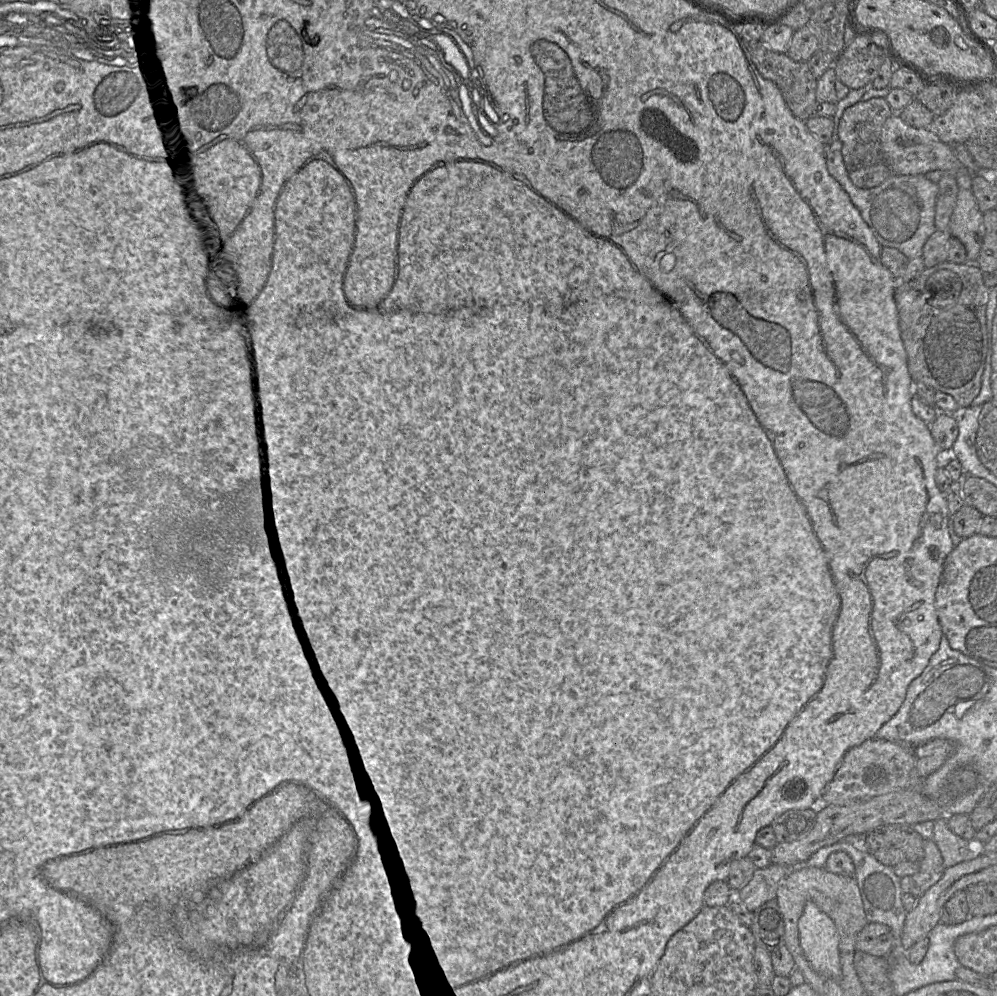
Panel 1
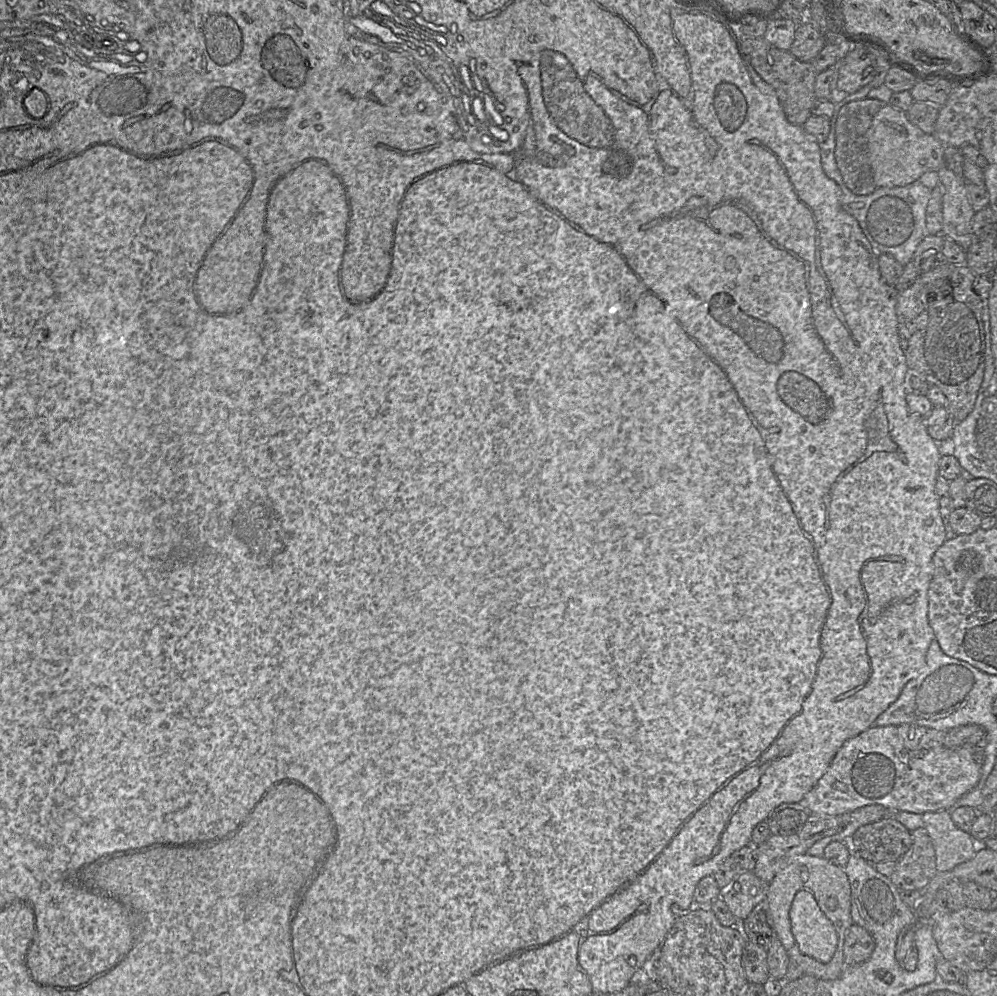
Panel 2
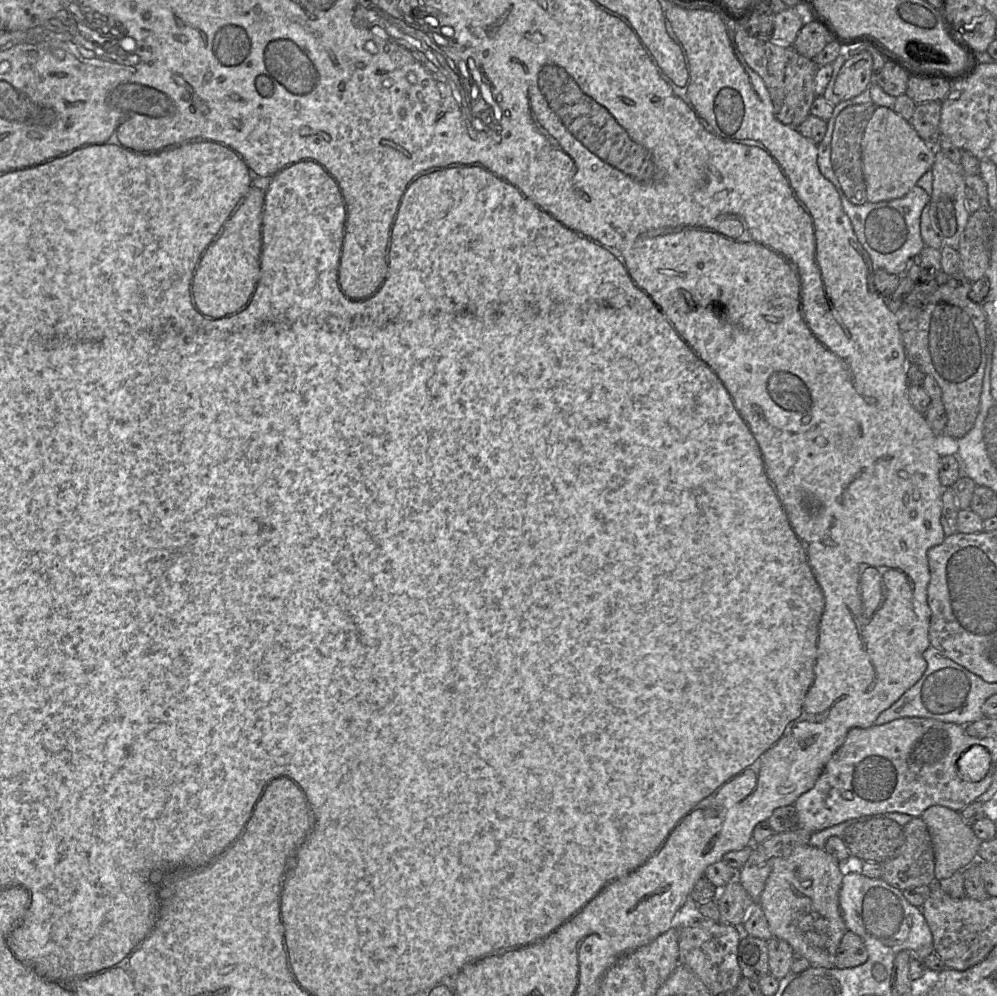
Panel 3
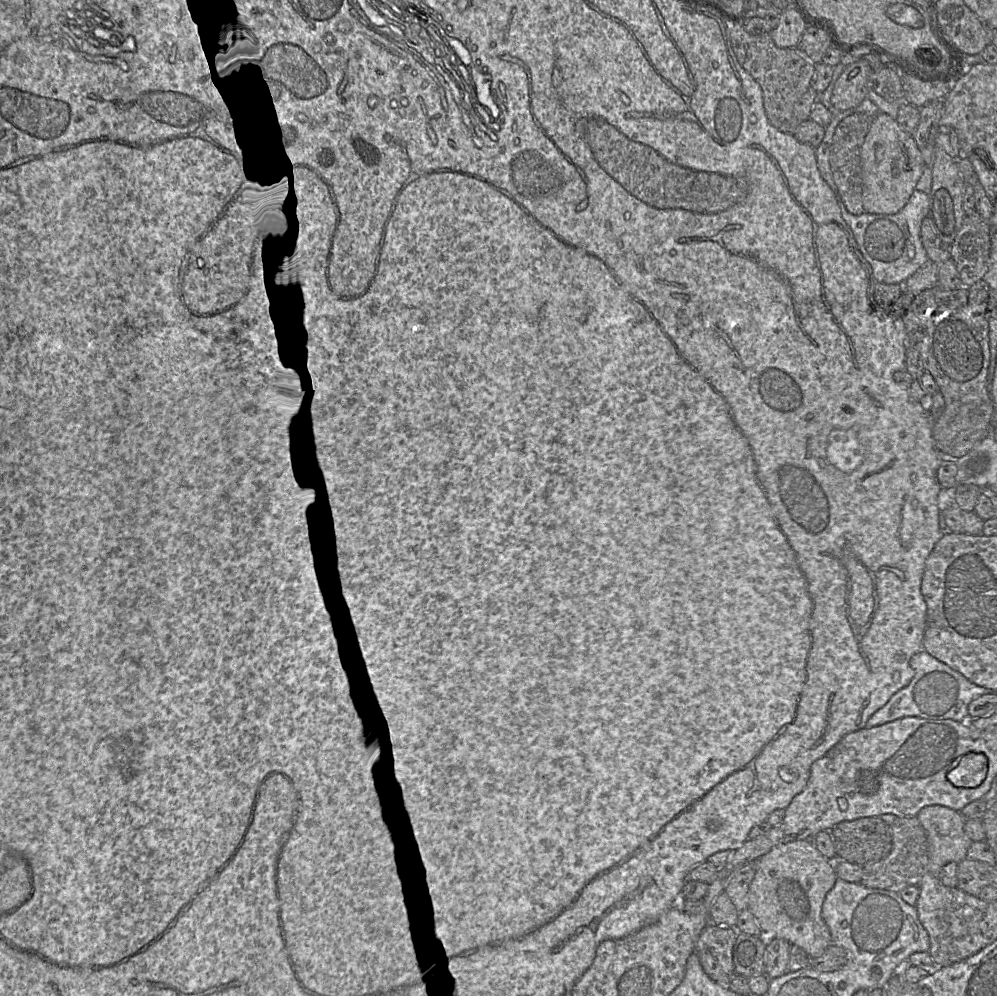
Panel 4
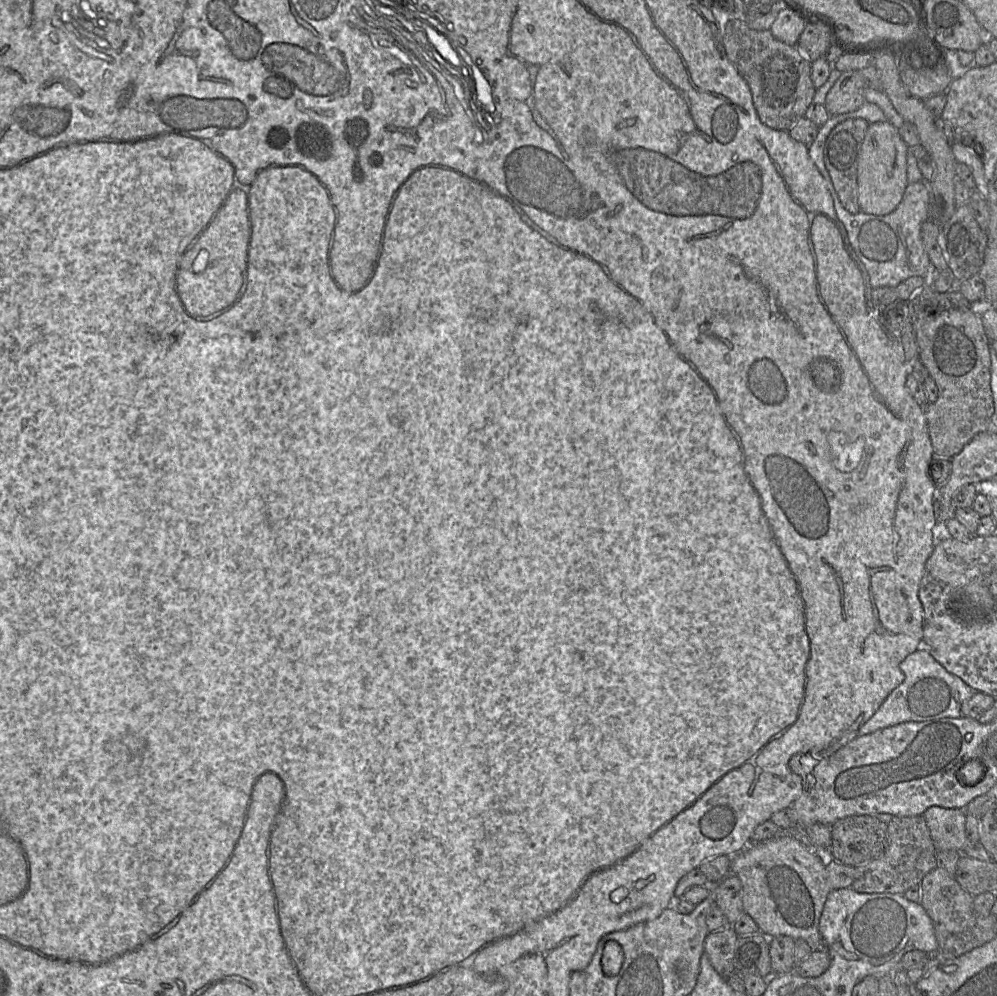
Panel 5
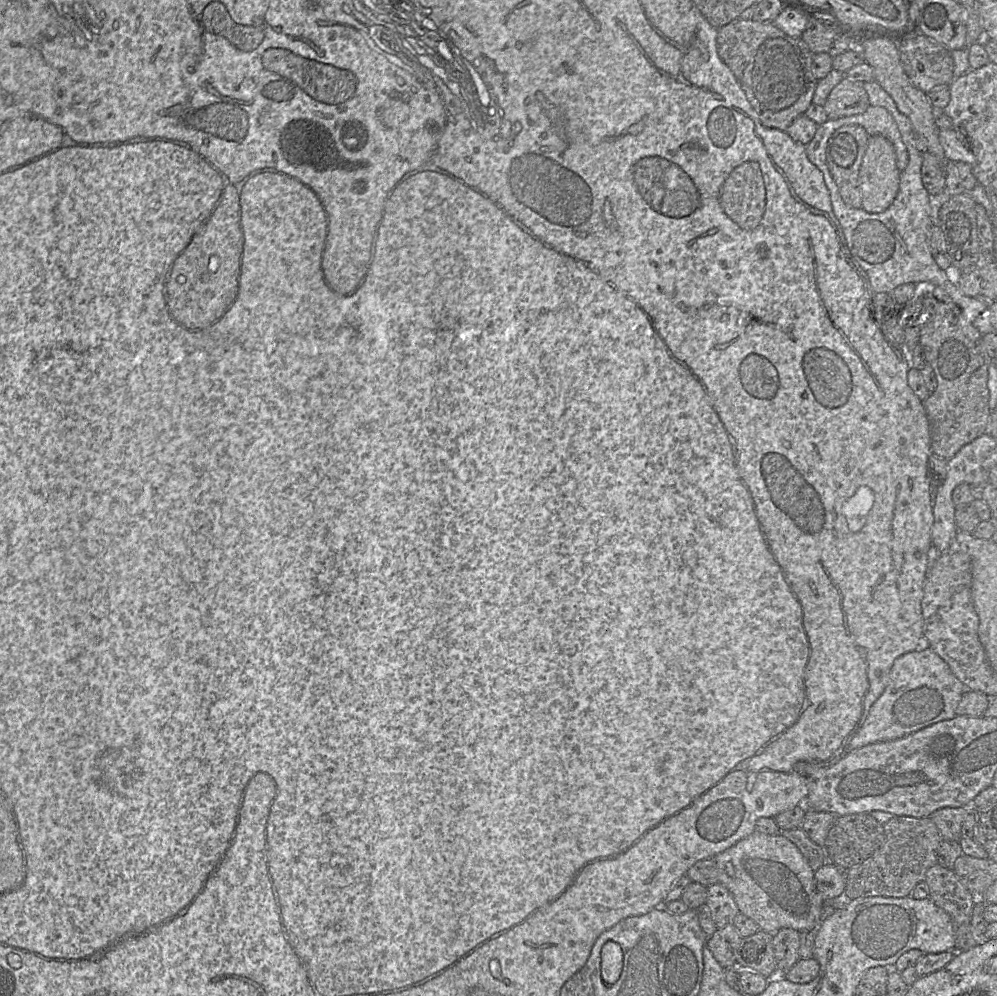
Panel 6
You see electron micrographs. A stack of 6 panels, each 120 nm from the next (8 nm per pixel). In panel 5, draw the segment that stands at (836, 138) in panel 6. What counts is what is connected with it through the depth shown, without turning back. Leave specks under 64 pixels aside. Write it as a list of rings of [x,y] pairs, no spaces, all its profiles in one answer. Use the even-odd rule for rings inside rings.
[[[863,119],[846,120],[830,132],[824,144],[824,164],[830,174],[841,204],[852,214],[860,212],[857,185],[858,157],[869,125]]]

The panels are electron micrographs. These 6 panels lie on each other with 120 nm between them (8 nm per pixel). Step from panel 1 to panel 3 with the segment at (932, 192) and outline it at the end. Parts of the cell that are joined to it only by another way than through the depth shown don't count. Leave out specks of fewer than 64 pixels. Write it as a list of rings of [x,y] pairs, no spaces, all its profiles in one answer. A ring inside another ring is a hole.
[[[869,87],[860,95],[841,101],[834,106],[832,116],[827,121],[827,131],[822,141],[817,144],[817,163],[821,174],[835,187],[842,208],[852,223],[853,231],[859,243],[868,253],[874,270],[883,269],[890,274],[902,276],[911,260],[925,246],[920,233],[920,219],[922,209],[929,202],[930,196],[924,189],[915,185],[901,198],[876,203],[866,201],[863,205],[854,205],[845,196],[831,165],[831,139],[838,114],[848,106],[865,103],[871,103]]]

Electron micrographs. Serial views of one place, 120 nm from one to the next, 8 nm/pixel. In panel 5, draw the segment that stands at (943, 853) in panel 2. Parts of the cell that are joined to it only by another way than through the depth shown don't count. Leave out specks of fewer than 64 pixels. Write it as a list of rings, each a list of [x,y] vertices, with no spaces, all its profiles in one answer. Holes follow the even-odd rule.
[[[932,806],[923,813],[937,851],[957,850],[962,852],[967,841],[966,815],[963,809],[940,806]]]

